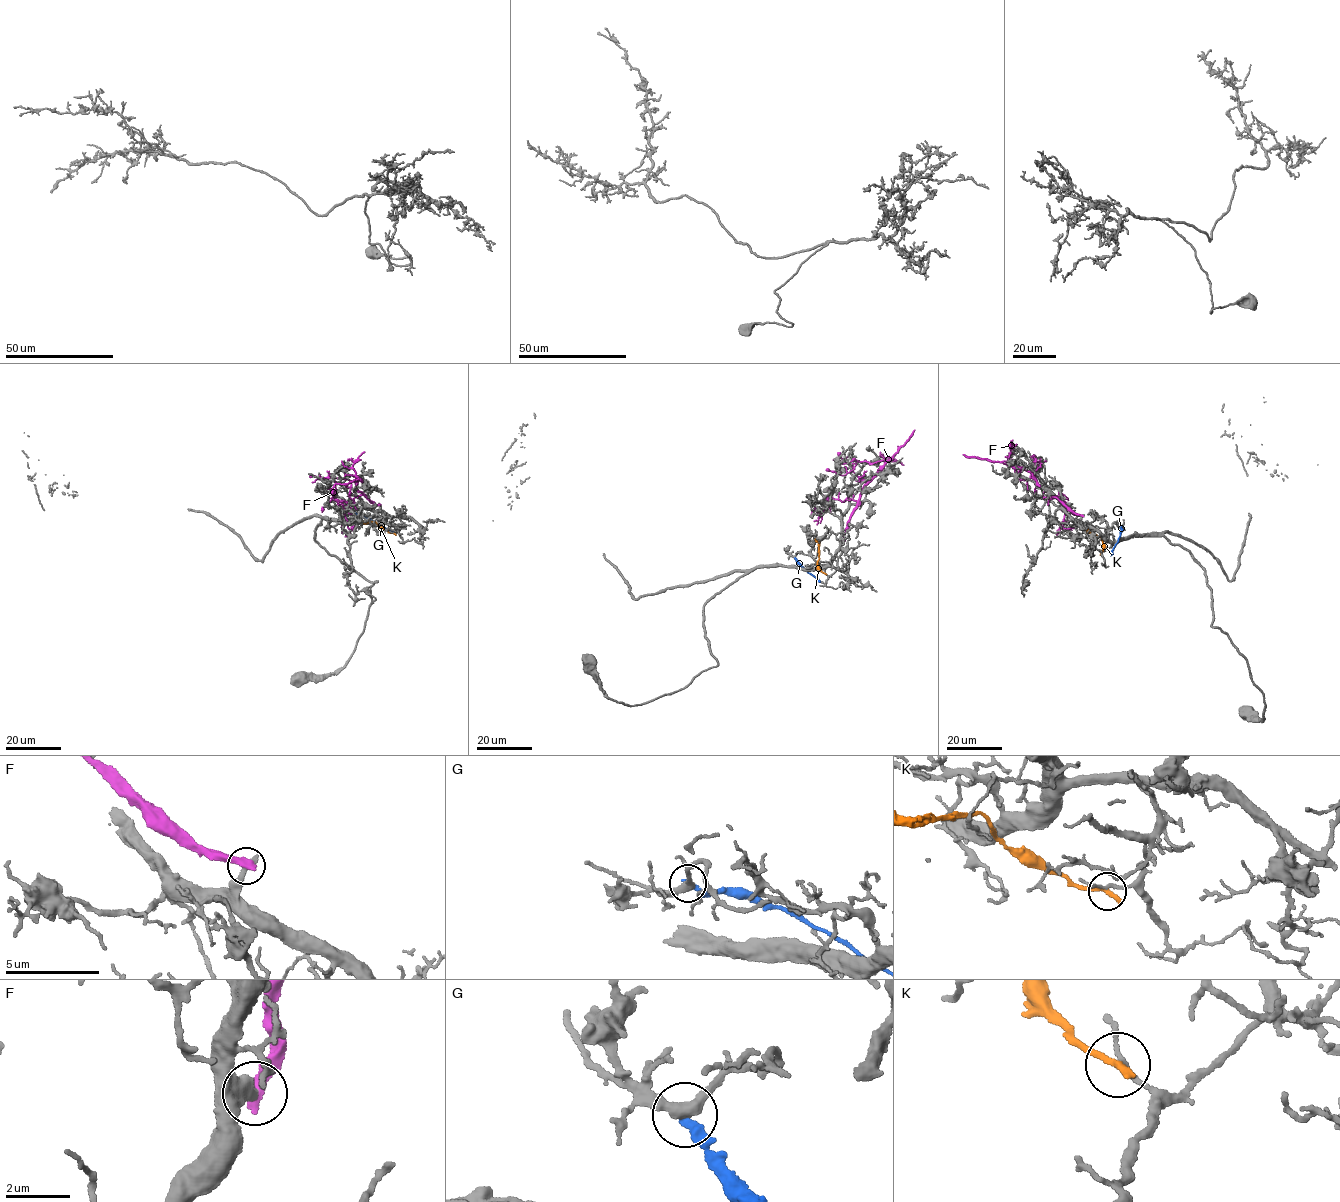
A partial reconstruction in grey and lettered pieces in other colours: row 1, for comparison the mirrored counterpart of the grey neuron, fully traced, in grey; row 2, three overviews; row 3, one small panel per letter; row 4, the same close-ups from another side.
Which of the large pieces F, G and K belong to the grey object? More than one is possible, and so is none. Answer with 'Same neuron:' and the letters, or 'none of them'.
Same neuron: none of them

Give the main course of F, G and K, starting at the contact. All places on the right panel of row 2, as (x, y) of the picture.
F: (1082, 516), (1073, 513), (1051, 496), (1034, 475), (1004, 462), (1014, 468), (1021, 466), (1020, 479)
G: (1121, 526), (1110, 555)
K: (1101, 553), (1104, 548), (1099, 536), (1089, 533), (1088, 528)

